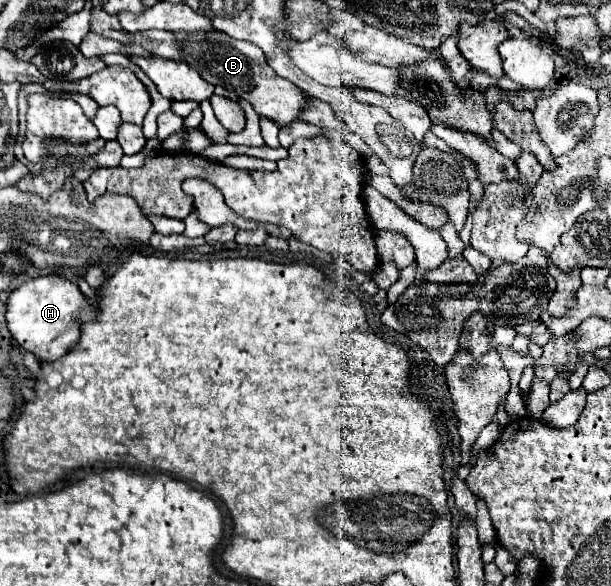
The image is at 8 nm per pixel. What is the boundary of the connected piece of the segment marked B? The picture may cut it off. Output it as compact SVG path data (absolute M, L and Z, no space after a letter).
M218 30L214 32L172 32L176 44L182 48L182 56L186 56L186 64L196 68L196 72L214 86L224 86L226 90L236 92L242 100L248 100L260 116L272 118L278 126L286 126L294 122L300 110L306 104L306 94L296 88L290 80L280 78L274 70L266 64L264 52L244 40L234 40L228 34Z

